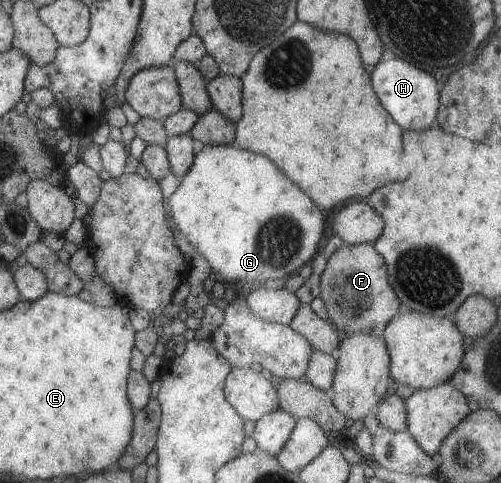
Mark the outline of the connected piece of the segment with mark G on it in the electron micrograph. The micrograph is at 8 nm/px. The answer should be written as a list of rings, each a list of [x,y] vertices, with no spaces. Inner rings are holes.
[[[204,145],[201,150],[194,155],[192,166],[189,171],[180,179],[177,189],[167,198],[165,203],[167,217],[170,217],[177,230],[185,236],[185,240],[207,260],[212,277],[216,277],[221,283],[234,284],[236,287],[251,287],[257,284],[263,284],[266,280],[277,280],[296,274],[302,266],[309,264],[315,255],[320,252],[320,238],[323,234],[323,216],[321,210],[293,184],[289,182],[281,170],[275,167],[275,164],[265,156],[259,156],[253,152],[241,149],[234,145]]]

